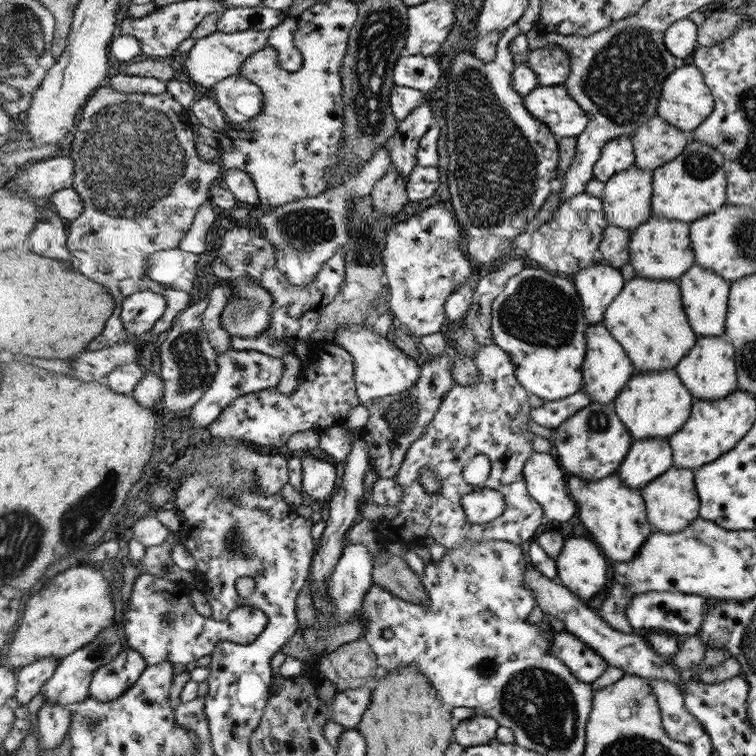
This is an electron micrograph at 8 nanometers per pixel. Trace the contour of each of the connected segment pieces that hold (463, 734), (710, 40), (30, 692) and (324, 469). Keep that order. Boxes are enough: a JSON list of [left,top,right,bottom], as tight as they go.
[[455,715,498,748],[698,11,751,47],[16,658,62,706],[302,457,336,501]]

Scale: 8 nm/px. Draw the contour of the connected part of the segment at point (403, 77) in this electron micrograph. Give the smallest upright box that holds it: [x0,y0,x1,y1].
[395,55,440,93]

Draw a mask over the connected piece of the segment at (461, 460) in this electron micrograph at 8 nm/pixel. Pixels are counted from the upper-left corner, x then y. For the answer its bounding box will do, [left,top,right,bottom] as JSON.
[377,343,546,550]

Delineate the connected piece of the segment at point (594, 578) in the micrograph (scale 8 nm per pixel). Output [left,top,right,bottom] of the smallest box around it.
[555,536,608,604]

